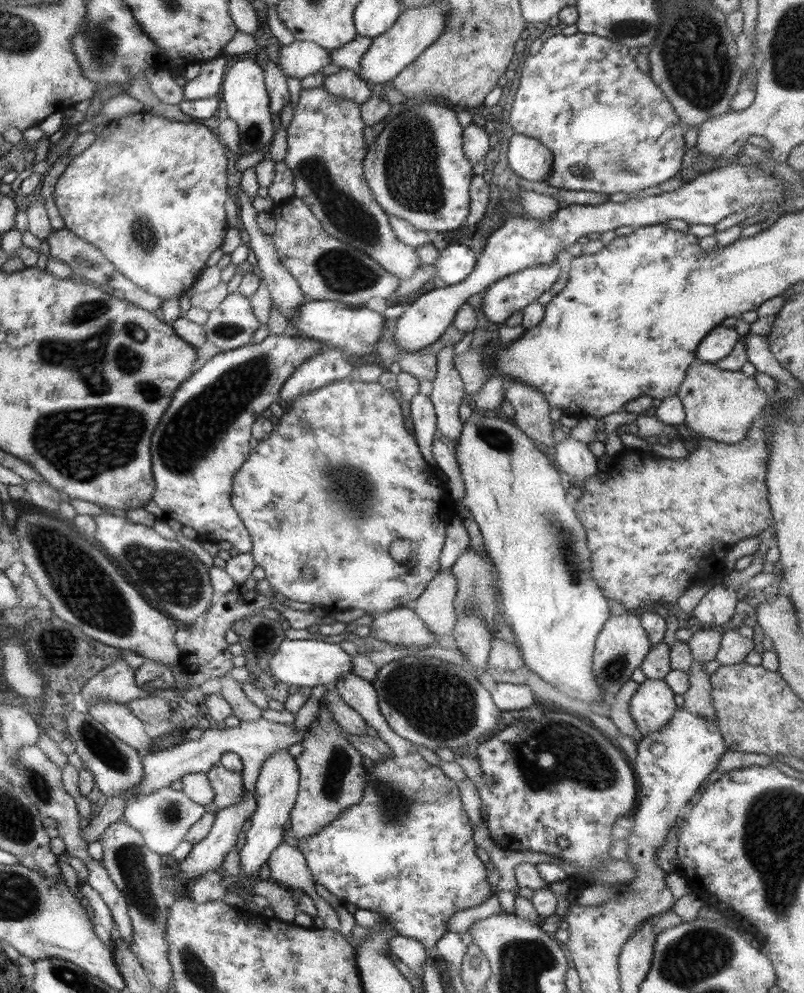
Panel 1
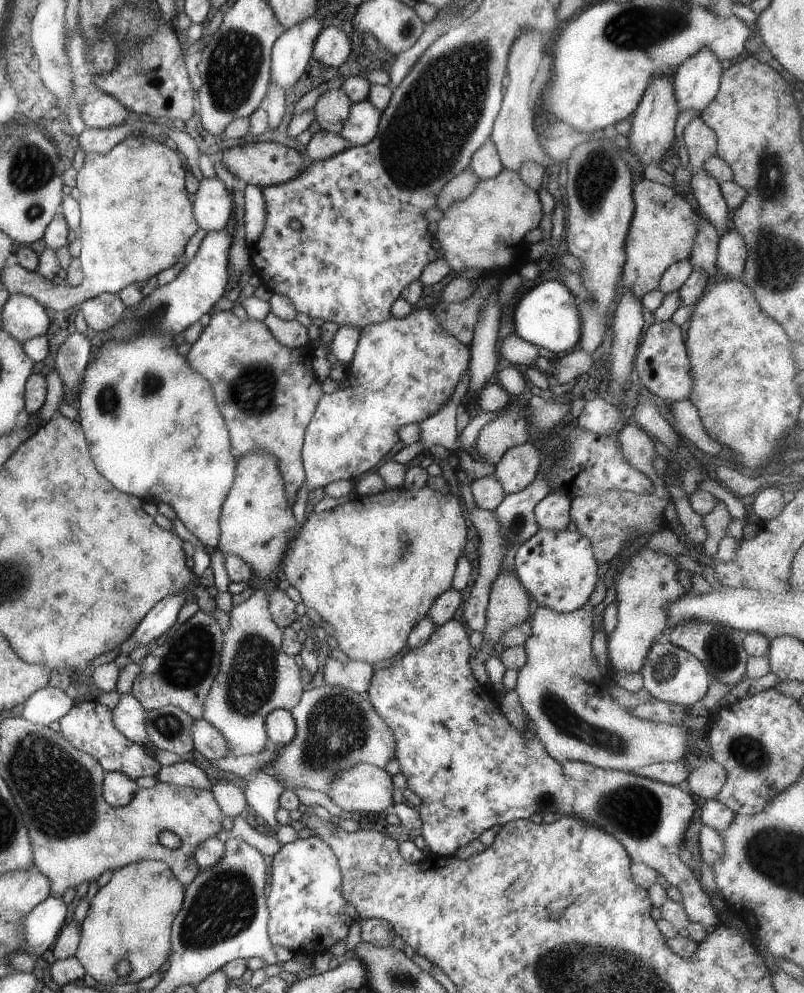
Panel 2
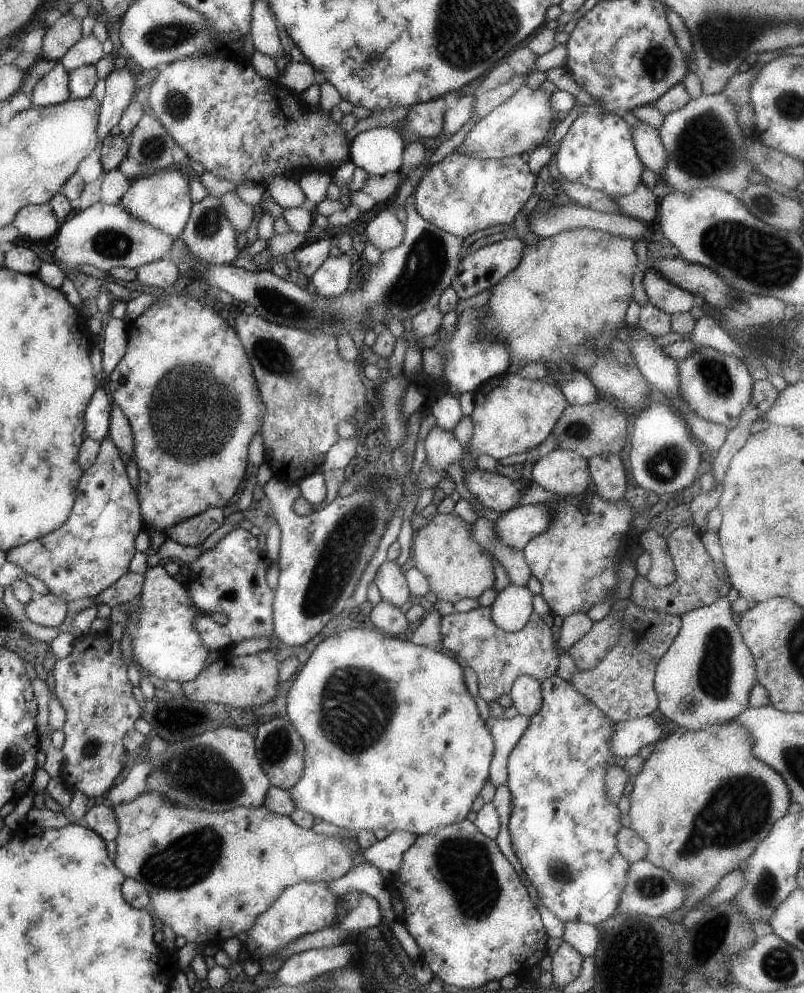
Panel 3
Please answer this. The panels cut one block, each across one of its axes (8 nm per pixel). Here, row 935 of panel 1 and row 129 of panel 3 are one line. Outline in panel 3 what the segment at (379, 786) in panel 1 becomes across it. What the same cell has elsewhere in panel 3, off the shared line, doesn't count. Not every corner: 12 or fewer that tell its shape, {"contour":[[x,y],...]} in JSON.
{"contour":[[443,97],[409,106],[405,145],[443,130]]}

